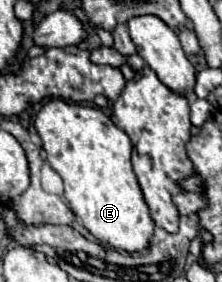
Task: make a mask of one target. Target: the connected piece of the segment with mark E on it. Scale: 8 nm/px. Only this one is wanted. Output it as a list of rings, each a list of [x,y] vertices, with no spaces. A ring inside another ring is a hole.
[[[50,100],[34,122],[52,170],[64,180],[64,198],[84,228],[100,242],[124,252],[142,252],[150,246],[154,220],[150,218],[136,174],[132,172],[132,144],[124,130],[100,110],[64,100]]]

